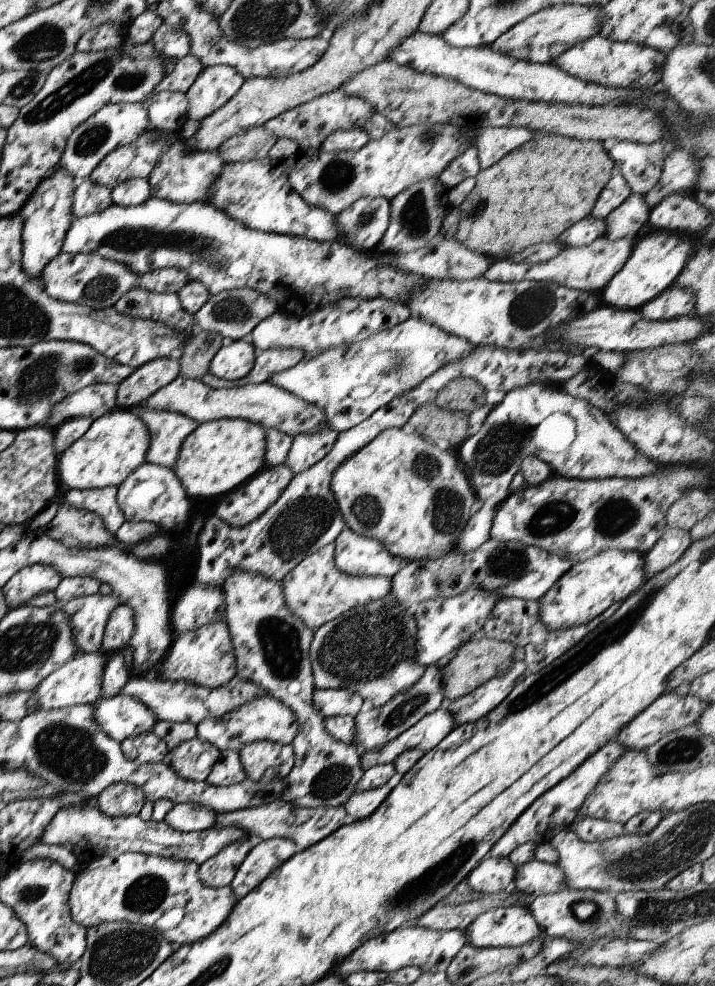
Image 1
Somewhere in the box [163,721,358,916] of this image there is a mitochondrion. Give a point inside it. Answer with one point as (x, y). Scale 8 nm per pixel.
(333, 779)

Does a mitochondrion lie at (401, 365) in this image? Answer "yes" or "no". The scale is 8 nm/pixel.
yes

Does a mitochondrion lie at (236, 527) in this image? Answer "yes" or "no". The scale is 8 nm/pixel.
no

